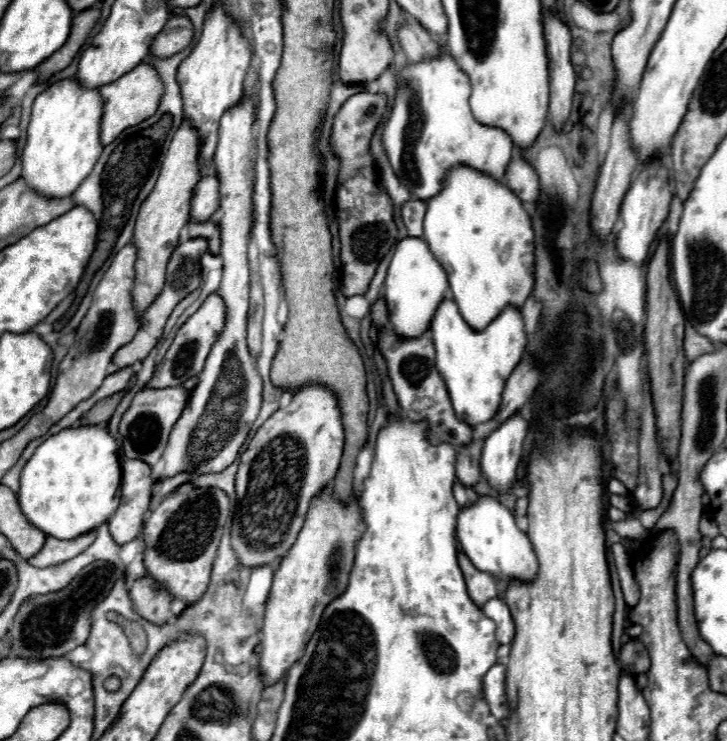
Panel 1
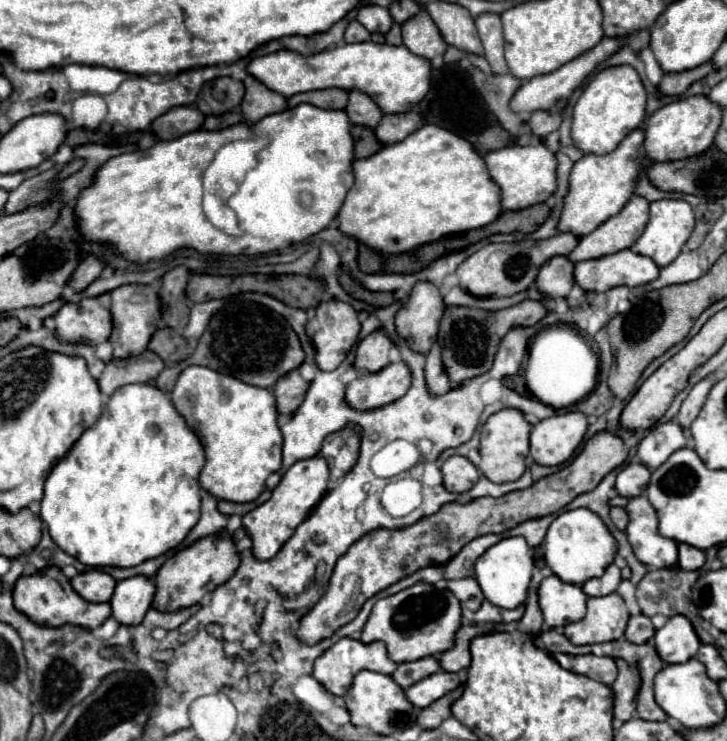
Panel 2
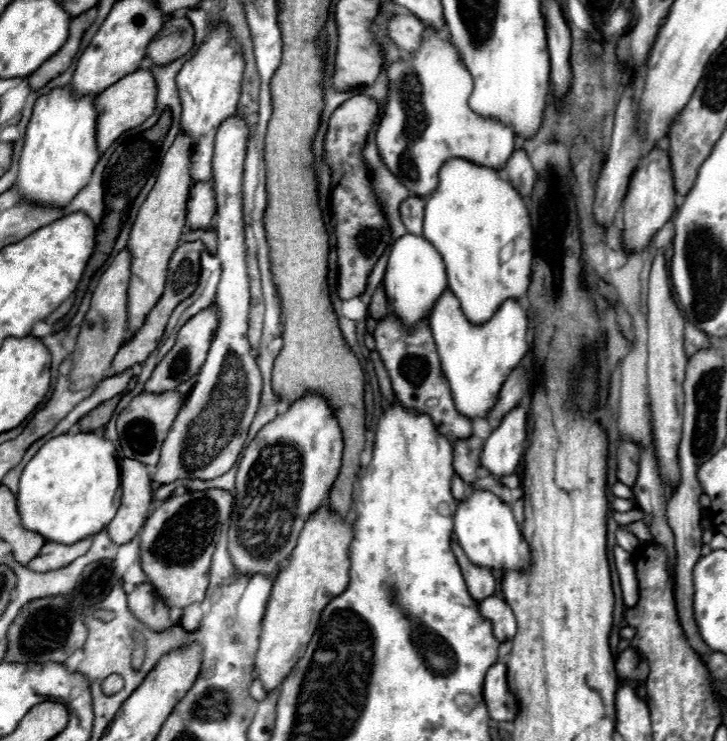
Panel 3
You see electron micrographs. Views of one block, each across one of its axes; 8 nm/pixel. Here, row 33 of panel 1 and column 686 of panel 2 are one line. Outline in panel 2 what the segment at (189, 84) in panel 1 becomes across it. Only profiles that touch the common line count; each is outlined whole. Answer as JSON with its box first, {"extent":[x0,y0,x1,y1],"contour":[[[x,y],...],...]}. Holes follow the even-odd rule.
{"extent":[630,200,694,268],"contour":[[[656,200],[650,204],[650,220],[646,224],[646,230],[632,244],[630,250],[652,258],[656,262],[656,266],[664,268],[680,254],[680,250],[686,244],[692,230],[694,230],[694,212],[686,200]]]}

